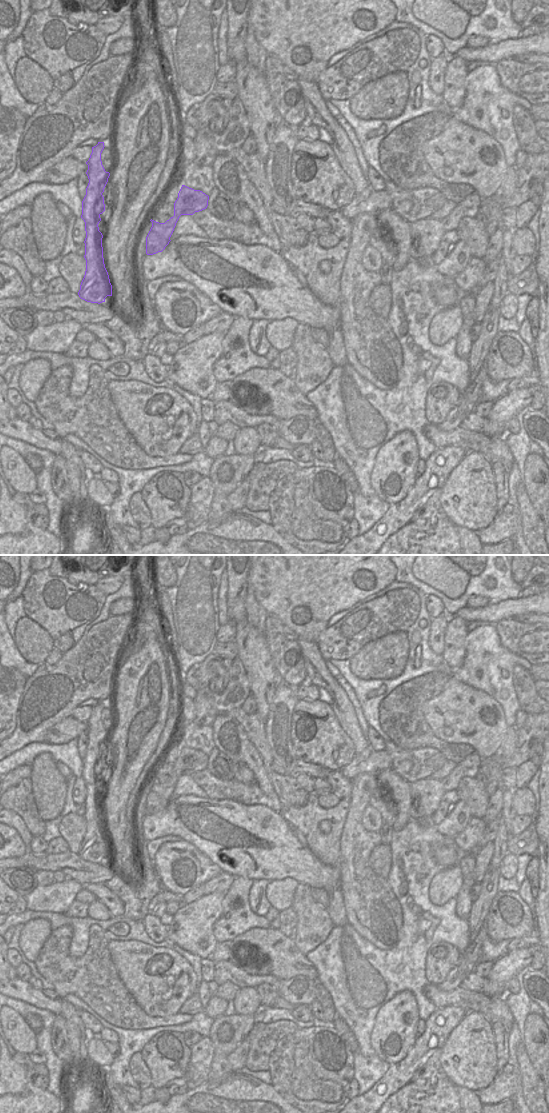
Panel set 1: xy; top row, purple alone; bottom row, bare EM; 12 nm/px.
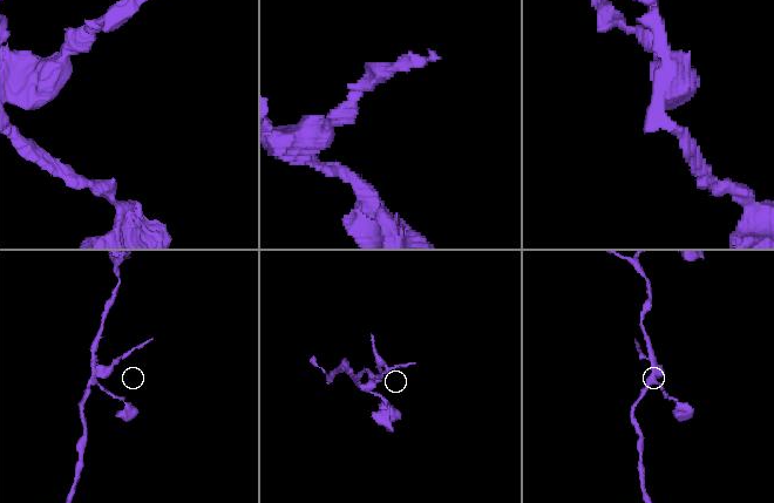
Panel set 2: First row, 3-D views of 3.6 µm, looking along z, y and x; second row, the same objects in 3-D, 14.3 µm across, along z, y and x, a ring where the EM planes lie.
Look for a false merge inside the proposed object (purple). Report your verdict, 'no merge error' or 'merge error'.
merge error

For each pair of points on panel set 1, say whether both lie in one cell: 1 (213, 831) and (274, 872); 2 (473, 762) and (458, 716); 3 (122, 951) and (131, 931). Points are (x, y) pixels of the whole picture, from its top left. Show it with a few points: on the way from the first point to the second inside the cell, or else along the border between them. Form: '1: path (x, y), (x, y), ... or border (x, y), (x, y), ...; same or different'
1: path (228, 832), (237, 837), (259, 857); same
2: border (475, 752), (481, 758); different
3: border (109, 941), (138, 940), (150, 945); different

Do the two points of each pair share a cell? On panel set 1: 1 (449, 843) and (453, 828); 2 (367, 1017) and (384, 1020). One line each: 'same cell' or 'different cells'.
1: different cells
2: different cells

